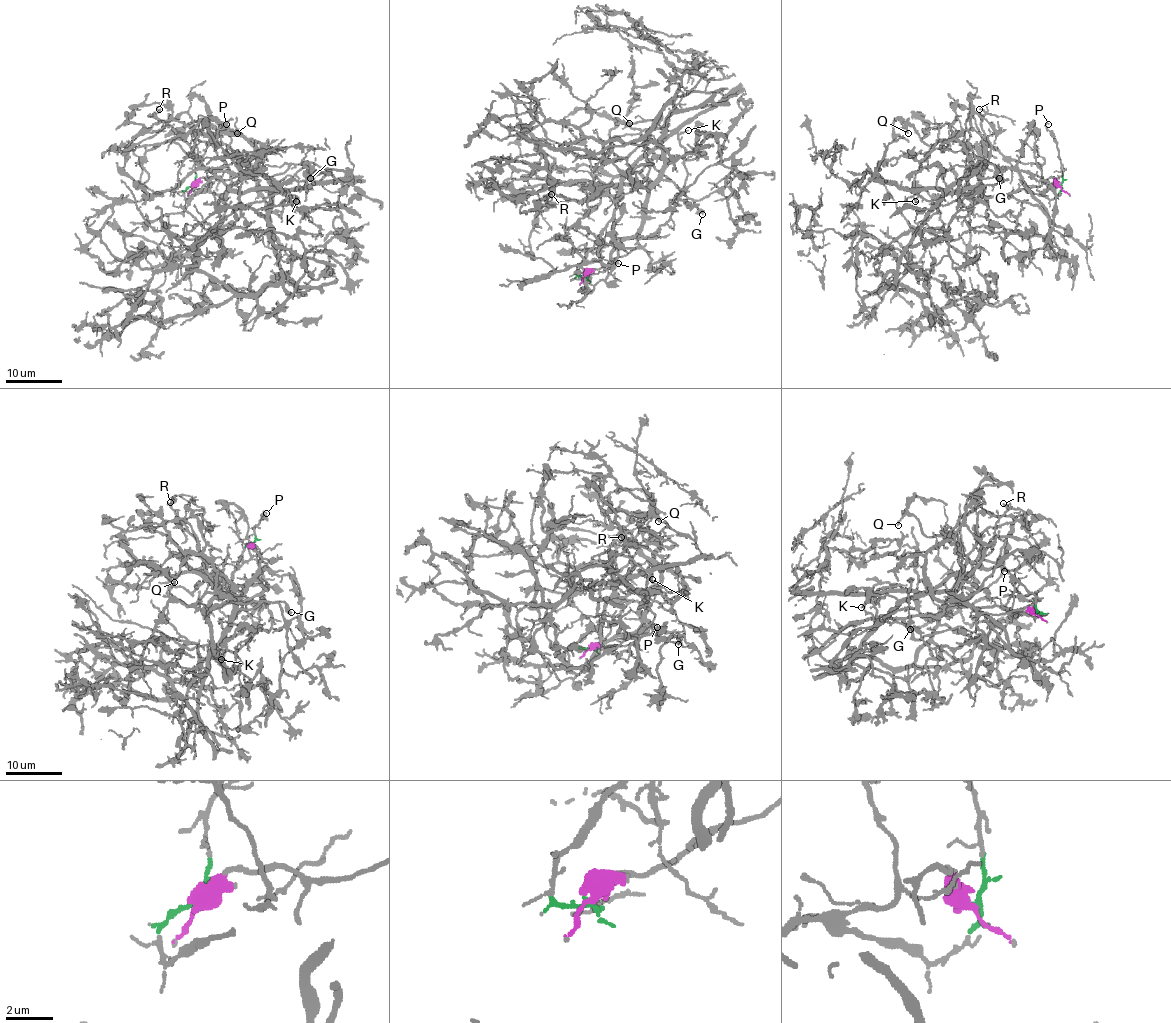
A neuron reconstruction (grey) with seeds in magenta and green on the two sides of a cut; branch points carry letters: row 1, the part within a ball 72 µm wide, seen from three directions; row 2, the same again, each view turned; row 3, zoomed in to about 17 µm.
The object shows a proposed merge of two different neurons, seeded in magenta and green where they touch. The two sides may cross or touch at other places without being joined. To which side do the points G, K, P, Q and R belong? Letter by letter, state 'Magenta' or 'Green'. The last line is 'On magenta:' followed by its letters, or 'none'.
G: Magenta
K: Green
P: Green
Q: Magenta
R: Green
On magenta: G, Q

